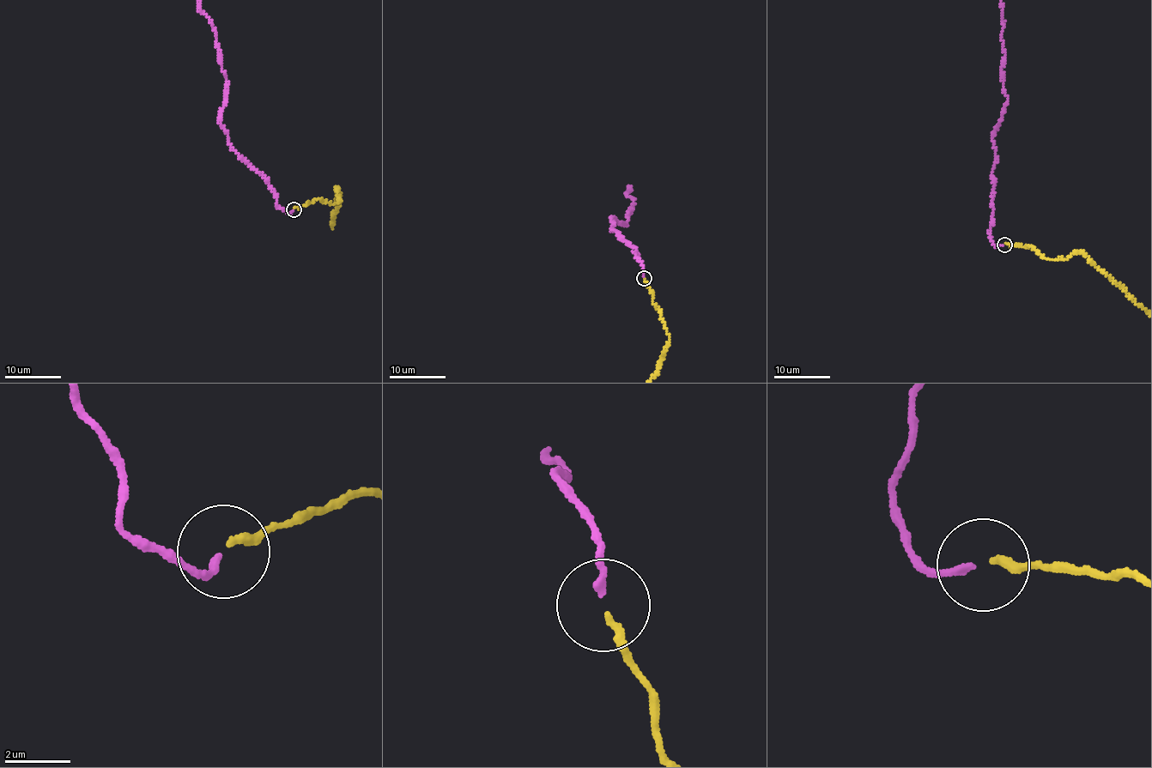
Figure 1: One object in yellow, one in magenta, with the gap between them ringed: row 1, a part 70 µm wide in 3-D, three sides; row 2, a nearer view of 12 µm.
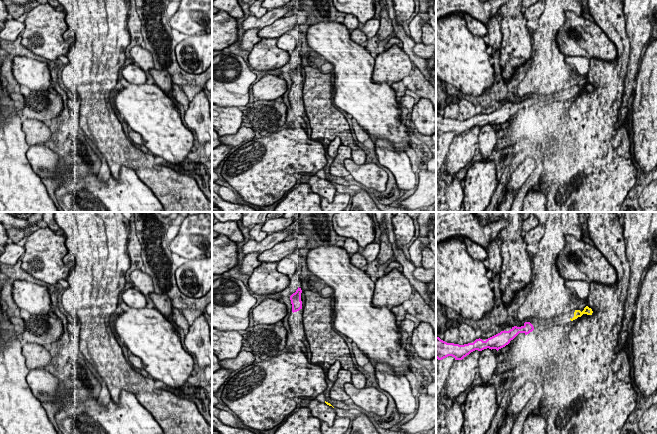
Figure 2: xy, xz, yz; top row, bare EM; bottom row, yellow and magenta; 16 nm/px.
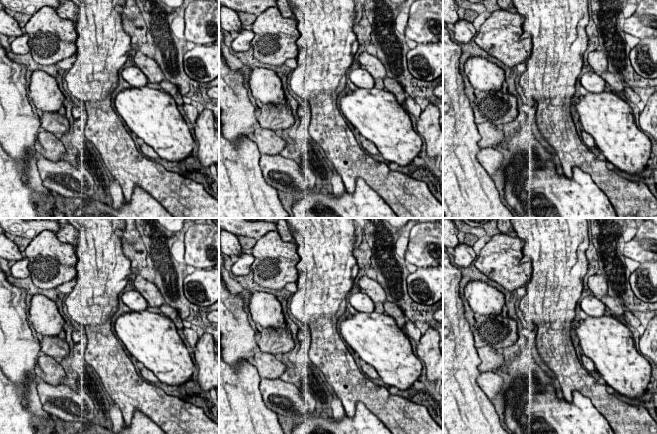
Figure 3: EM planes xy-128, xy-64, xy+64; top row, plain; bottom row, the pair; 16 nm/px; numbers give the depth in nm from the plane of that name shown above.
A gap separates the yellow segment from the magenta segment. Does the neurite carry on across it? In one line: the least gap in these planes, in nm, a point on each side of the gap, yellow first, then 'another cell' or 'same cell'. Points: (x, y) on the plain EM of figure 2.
gap 600 nm; span yz (570, 95), (533, 103); same cell

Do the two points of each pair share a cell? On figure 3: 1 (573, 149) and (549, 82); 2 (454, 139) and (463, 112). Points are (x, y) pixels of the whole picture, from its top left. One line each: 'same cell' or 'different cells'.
1: same cell
2: same cell

